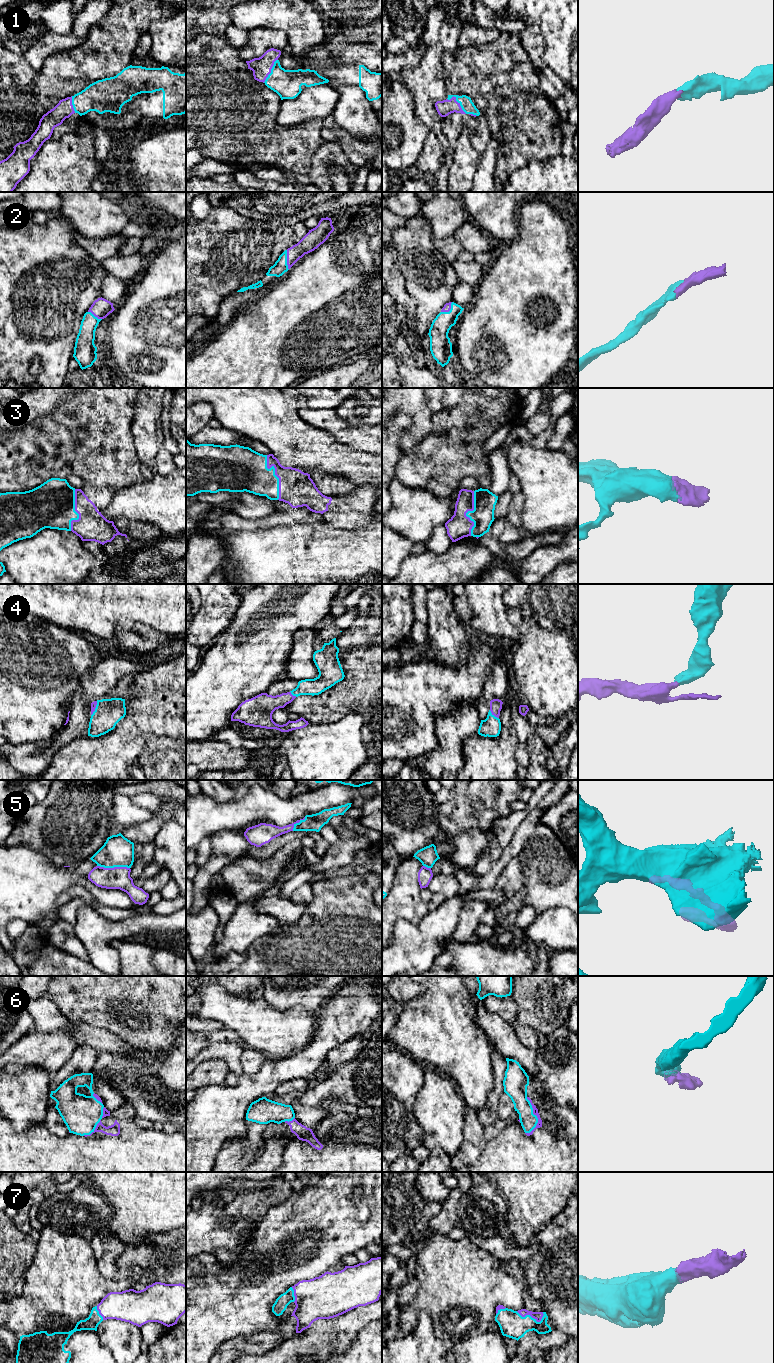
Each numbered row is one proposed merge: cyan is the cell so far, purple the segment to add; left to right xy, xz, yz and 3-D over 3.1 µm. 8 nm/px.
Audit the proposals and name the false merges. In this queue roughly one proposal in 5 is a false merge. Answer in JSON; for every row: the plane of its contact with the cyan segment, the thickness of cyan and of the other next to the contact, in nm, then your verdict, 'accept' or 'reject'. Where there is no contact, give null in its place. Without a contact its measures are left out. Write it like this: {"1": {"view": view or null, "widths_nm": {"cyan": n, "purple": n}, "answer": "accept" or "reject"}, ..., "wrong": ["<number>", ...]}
{"1": {"view": "yz", "widths_nm": {"cyan": 100, "purple": 120}, "answer": "accept"}, "2": {"view": "xz", "widths_nm": {"cyan": 110, "purple": 140}, "answer": "accept"}, "3": {"view": "xz", "widths_nm": {"cyan": 340, "purple": 280}, "answer": "accept"}, "4": {"view": "yz", "widths_nm": {"cyan": 160, "purple": 100}, "answer": "accept"}, "5": {"view": "xy", "widths_nm": {"cyan": 240, "purple": 180}, "answer": "accept"}, "6": {"view": "yz", "widths_nm": {"cyan": 160, "purple": 50}, "answer": "accept"}, "7": {"view": "yz", "widths_nm": {"cyan": 200, "purple": 70}, "answer": "accept"}, "wrong": []}

